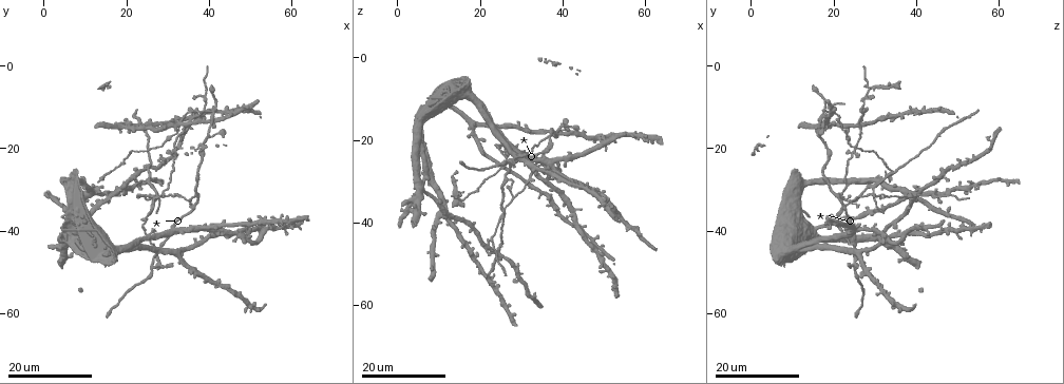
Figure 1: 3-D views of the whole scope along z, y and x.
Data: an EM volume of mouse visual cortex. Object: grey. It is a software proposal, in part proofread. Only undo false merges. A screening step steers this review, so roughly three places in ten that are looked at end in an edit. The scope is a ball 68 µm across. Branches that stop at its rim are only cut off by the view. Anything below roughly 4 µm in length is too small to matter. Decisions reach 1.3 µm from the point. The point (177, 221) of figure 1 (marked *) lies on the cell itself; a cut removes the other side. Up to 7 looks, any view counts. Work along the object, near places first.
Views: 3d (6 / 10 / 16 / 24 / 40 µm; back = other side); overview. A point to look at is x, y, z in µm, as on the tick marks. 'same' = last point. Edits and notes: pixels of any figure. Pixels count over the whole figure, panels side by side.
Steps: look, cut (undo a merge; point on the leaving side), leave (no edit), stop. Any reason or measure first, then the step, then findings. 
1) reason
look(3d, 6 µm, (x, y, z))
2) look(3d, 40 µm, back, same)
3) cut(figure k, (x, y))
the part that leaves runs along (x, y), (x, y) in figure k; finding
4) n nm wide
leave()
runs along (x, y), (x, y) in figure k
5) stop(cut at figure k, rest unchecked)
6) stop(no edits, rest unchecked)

four-way junction
look(3d, 24 µm, (28.0, 48.0, 25.0))

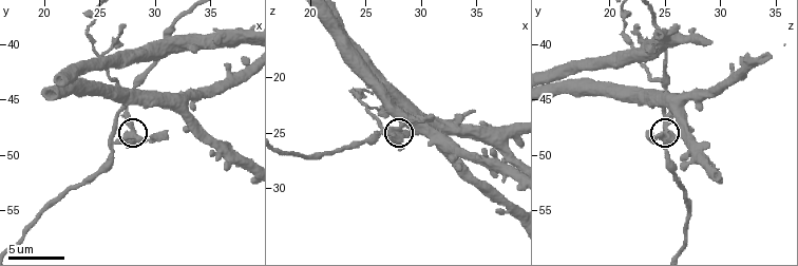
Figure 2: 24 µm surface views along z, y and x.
look(3d, 10 µm, (27.6, 48.4, 24.6))

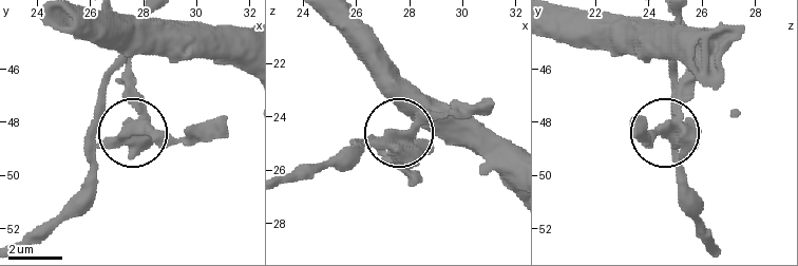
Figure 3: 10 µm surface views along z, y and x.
look(3d, 6 µm, (27.6, 48.3, 24.6))

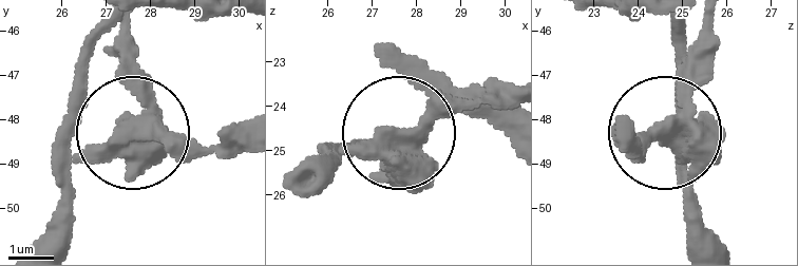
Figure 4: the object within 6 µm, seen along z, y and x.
400 nm wide
cut(figure 4, (126, 82))
the part that leaves runs along (681, 144), (681, 79), (703, 23) in figure 4; a second cell is stuck on

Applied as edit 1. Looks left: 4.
look(overview)

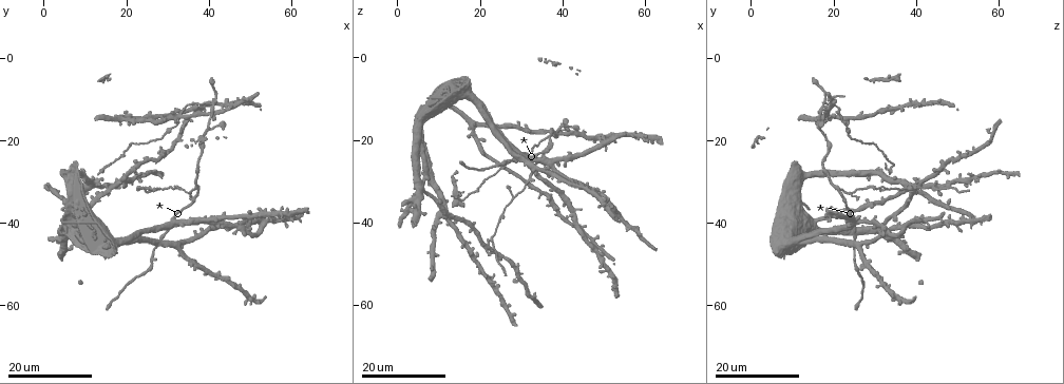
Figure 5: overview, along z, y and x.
small branch off a trunk
look(3d, 16 µm, (37.0, 31.5, 21.0))

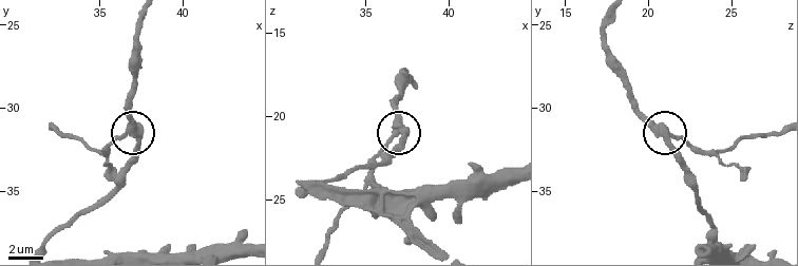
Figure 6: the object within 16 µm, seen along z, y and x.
look(3d, 10 µm, (36.7, 31.2, 20.9))

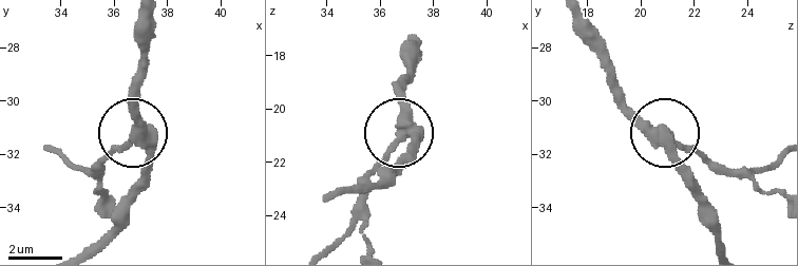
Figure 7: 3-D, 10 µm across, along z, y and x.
390 nm wide
cut(figure 7, (118, 152))
the part that leaves runs along (403, 134), (372, 179), (360, 220), (335, 247) in figure 7; two cells meet here

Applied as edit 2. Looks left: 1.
stop(cut at figure 4, cut at figure 7, rest unchecked)

